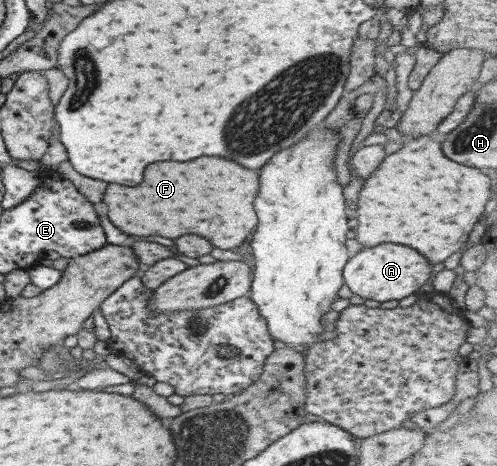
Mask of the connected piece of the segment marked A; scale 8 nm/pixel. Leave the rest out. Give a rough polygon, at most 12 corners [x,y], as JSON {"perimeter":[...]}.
{"perimeter":[[412,248],[350,256],[342,282],[379,303],[417,292],[432,272]]}

